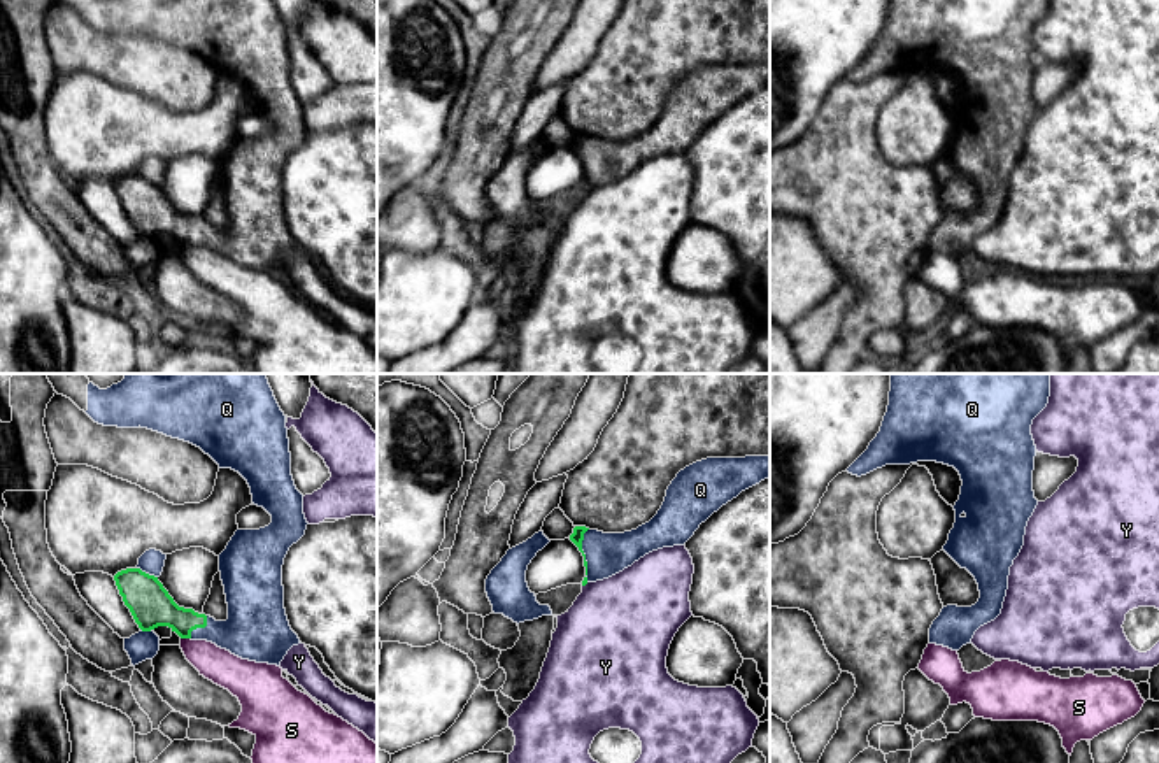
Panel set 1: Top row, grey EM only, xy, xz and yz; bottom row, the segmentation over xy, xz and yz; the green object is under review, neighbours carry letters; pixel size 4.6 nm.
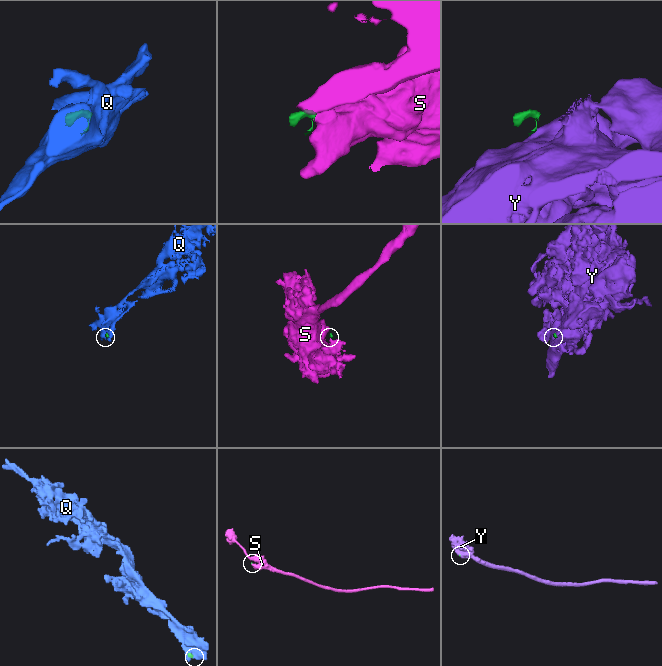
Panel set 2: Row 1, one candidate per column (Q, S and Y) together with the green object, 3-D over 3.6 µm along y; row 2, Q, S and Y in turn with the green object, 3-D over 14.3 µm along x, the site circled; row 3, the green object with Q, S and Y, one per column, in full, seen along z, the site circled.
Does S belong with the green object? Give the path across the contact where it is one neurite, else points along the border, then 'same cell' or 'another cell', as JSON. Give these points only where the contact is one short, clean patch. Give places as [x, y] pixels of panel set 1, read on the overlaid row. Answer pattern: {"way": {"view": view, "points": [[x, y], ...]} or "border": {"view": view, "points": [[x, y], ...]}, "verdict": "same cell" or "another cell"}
{"border": {"view": "xy", "points": [[181, 637], [190, 639]]}, "verdict": "another cell"}

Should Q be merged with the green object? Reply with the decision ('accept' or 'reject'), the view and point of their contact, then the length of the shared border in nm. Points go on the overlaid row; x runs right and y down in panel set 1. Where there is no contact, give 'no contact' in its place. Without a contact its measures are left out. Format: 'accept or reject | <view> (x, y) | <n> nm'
accept | xz (584, 555) | 240 nm

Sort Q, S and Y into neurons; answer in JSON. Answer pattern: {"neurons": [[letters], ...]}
{"neurons": [["Q"], ["S"], ["Y"]]}

